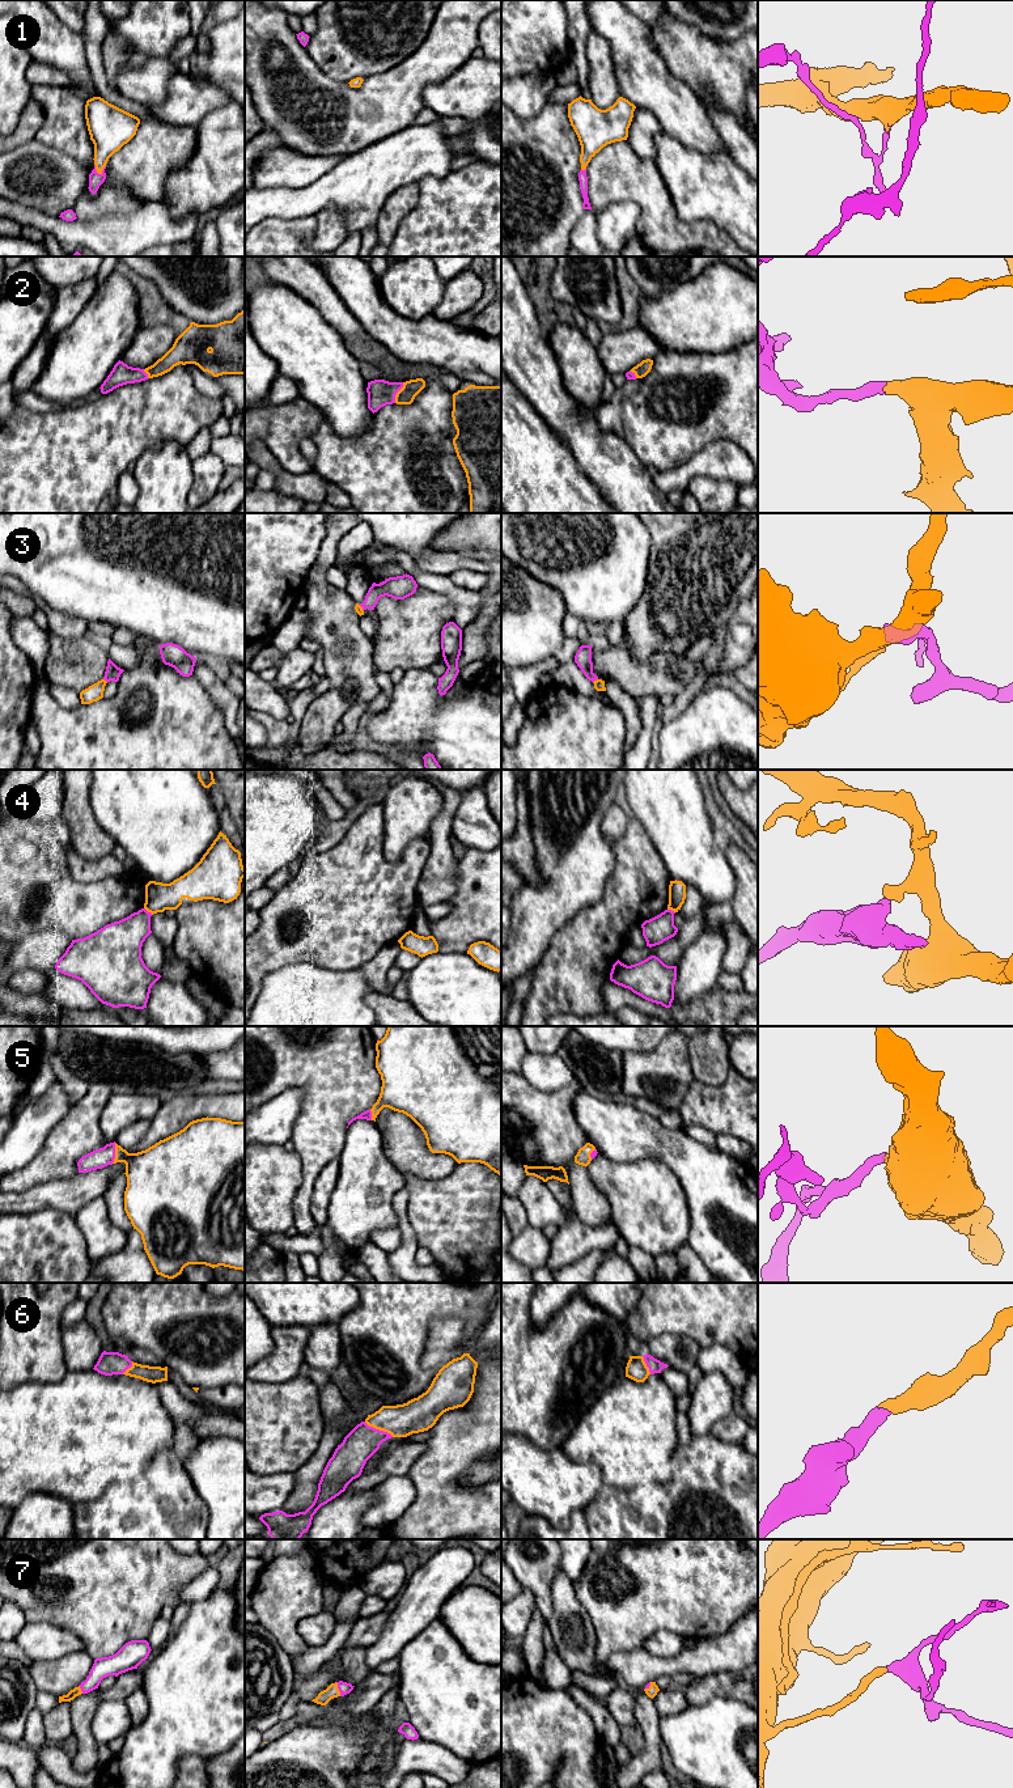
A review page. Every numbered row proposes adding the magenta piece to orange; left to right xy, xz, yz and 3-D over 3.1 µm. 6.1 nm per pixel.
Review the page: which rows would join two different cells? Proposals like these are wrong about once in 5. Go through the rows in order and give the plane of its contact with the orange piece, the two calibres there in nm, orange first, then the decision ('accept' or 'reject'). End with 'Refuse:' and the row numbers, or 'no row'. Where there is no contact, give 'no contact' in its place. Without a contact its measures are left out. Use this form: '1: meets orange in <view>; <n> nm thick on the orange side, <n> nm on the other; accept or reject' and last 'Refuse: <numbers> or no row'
1: meets orange in xy; 240 nm thick on the orange side, 90 nm on the other; accept
2: meets orange in xz; 110 nm thick on the orange side, 160 nm on the other; accept
3: meets orange in yz; 60 nm thick on the orange side, 100 nm on the other; accept
4: meets orange in xy; 180 nm thick on the orange side, 260 nm on the other; reject
5: meets orange in xy; 300 nm thick on the orange side, 120 nm on the other; accept
6: meets orange in xz; 200 nm thick on the orange side, 200 nm on the other; accept
7: meets orange in xz; 80 nm thick on the orange side, 70 nm on the other; accept
Refuse: 4

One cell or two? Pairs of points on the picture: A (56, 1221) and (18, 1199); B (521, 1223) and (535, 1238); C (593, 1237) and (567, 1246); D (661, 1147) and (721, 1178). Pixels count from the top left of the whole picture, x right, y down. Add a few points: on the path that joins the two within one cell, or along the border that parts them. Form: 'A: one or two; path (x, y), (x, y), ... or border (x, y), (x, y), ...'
A: two; border (68, 1212), (42, 1208), (13, 1214)
B: two; border (528, 1224), (515, 1236)
C: one; path (586, 1238), (573, 1240)
D: one; path (675, 1149), (707, 1176)

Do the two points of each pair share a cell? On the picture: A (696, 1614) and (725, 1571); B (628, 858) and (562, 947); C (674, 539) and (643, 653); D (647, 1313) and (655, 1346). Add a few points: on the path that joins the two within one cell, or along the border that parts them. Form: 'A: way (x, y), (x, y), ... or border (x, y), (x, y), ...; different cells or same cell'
A: way (696, 1604), (696, 1600), (715, 1581); same cell
B: way (628, 882), (628, 889), (586, 931); same cell
C: way (674, 568), (674, 607), (657, 625); same cell
D: border (683, 1337), (658, 1334), (645, 1343); different cells

